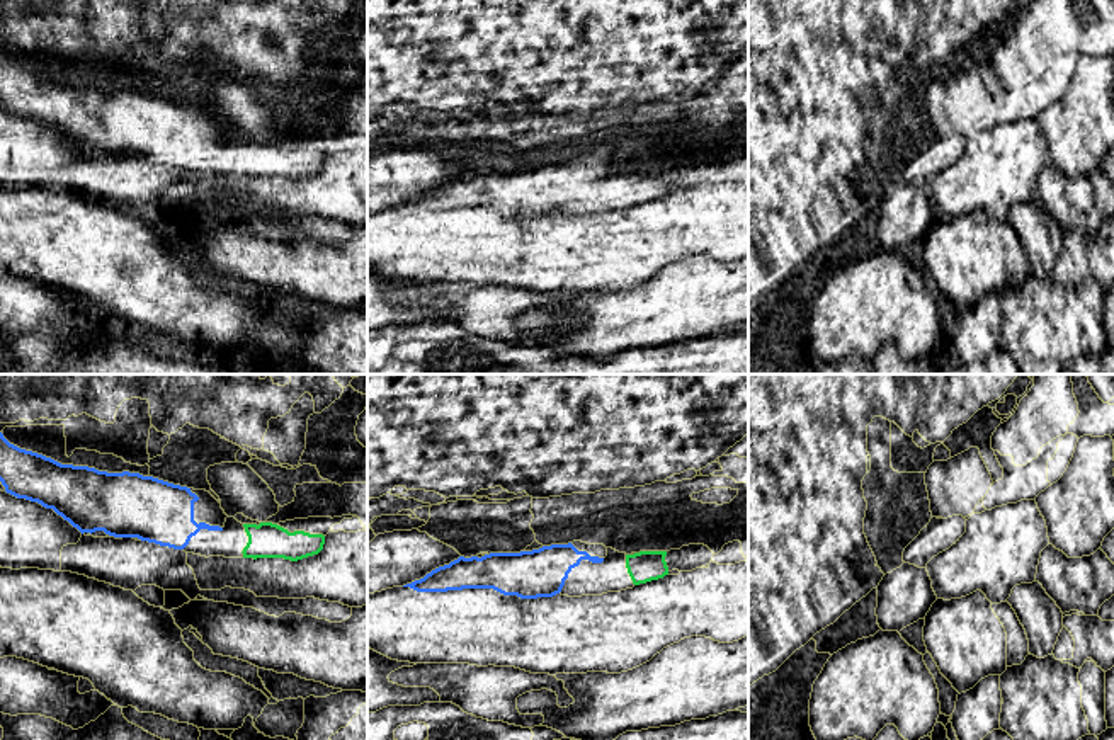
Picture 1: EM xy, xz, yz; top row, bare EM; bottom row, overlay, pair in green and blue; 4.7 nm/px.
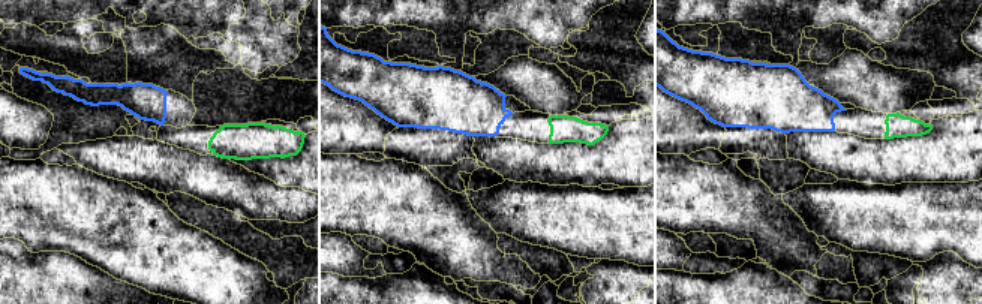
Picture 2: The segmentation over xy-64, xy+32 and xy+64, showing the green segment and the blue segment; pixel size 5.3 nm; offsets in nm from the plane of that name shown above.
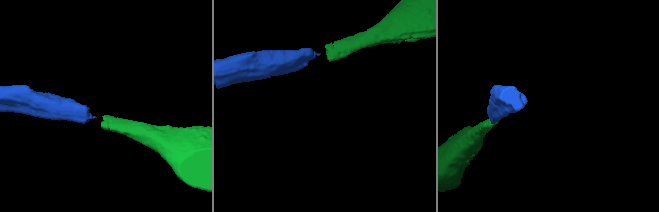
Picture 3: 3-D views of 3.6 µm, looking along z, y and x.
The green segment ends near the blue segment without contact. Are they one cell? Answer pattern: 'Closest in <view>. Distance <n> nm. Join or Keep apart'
Closest in xy. Distance 100 nm. Join

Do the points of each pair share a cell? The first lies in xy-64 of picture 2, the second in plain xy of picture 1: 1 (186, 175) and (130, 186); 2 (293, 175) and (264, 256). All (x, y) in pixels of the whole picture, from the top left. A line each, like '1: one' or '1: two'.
1: one
2: two

